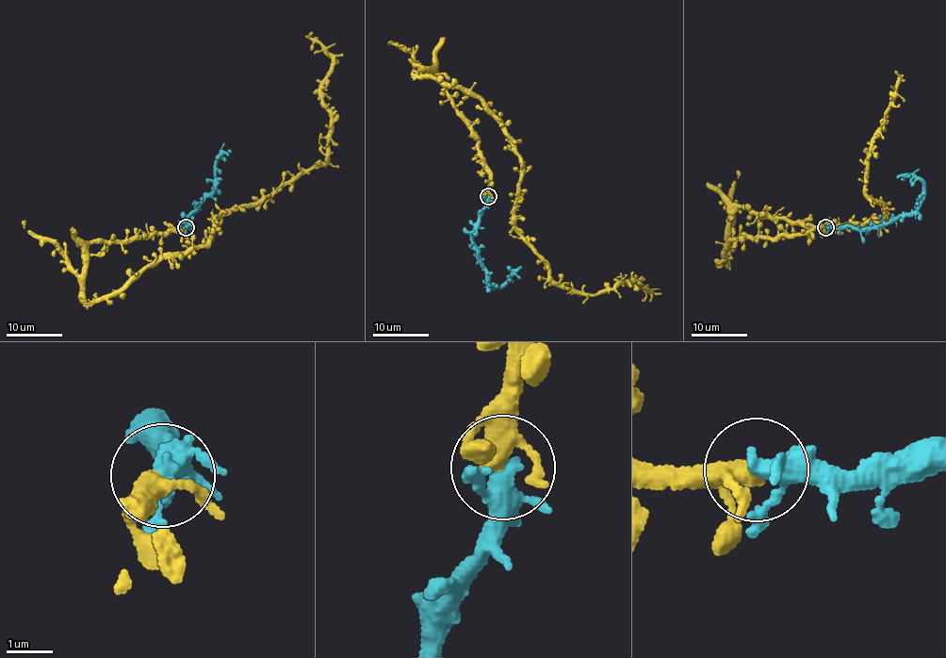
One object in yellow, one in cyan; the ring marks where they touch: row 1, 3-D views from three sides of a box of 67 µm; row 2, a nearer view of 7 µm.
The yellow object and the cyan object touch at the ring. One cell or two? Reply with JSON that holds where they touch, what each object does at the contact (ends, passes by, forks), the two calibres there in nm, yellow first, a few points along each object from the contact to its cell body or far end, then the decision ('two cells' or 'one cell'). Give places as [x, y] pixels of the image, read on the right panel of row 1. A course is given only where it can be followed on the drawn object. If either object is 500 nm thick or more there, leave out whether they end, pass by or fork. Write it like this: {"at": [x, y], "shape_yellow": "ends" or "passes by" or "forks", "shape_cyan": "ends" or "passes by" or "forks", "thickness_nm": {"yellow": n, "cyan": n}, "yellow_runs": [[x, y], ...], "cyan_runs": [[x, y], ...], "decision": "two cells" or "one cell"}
{"at": [825, 227], "shape_yellow": "forks", "shape_cyan": "forks", "thickness_nm": {"yellow": 320, "cyan": 300}, "yellow_runs": [[825, 227], [739, 207], [721, 264], [743, 235], [879, 222], [885, 208], [866, 192], [867, 149], [895, 71]], "cyan_runs": [[825, 227], [880, 227], [910, 215], [921, 202], [922, 183], [910, 176], [897, 175]], "decision": "one cell"}

